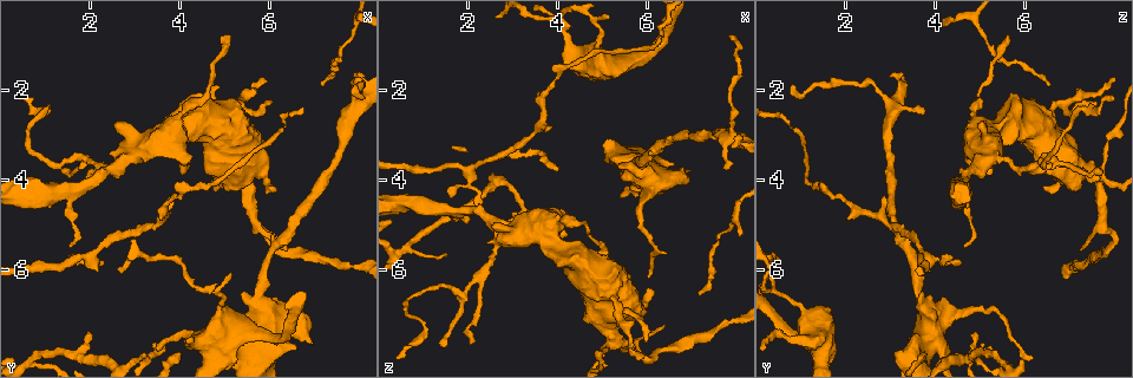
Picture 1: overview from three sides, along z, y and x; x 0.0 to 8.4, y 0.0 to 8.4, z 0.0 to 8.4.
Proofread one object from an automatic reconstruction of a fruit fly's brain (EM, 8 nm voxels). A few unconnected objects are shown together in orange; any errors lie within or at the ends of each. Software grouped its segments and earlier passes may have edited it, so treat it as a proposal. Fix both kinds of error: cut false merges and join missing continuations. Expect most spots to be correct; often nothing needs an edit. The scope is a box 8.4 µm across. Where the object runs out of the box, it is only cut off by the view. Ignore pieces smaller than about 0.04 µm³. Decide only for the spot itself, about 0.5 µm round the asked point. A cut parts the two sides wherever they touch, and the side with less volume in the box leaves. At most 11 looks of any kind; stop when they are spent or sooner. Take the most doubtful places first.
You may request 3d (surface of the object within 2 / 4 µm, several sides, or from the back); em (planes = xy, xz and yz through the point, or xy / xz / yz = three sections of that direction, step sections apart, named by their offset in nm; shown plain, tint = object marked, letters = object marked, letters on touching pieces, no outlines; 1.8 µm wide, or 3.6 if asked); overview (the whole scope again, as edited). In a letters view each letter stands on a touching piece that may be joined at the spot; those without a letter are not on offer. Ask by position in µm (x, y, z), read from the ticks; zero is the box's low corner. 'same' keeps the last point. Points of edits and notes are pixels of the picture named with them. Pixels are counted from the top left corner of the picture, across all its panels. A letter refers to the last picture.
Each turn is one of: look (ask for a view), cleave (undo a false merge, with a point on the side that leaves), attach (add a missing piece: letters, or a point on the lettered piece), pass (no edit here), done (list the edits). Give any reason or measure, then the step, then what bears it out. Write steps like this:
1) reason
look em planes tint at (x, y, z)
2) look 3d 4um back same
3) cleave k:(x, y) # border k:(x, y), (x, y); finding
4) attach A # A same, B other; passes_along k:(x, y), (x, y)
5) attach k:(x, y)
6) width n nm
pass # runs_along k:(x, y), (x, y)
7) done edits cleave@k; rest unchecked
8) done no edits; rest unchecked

tapers out
look em yz step 16 letters at (3.65, 7.70, 5.30)

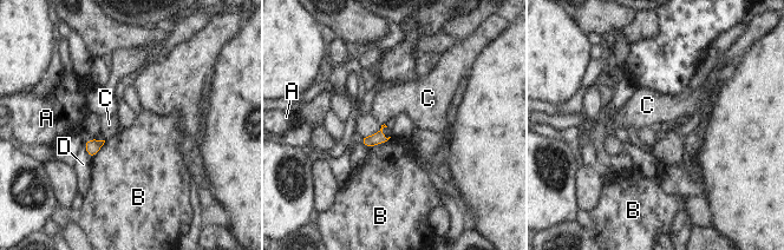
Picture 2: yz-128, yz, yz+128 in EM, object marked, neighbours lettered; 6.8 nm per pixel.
longest_contact B 180 nm
pass # A other, B other, C other, D other; border 2:(391, 137), (368, 147); none of them fits

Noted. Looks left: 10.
look em planes letters at (2.00, 7.35, 4.90)

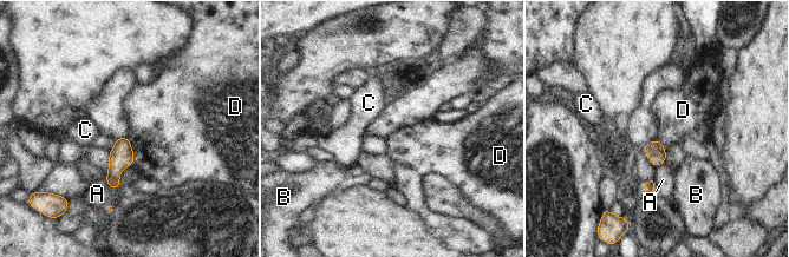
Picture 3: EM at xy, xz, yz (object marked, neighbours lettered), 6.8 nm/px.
pass # A other, B other, C other, D other; border 3:(126, 138), (131, 146), (134, 164); no lettered piece goes on from it

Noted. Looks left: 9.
tapers out
look em planes tint at (2.05, 3.90, 7.65)

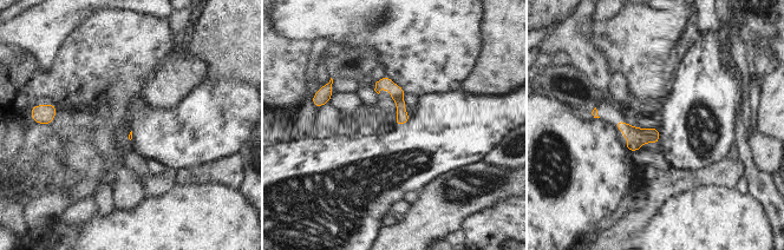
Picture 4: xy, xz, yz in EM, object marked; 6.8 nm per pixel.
what lies round it
look em planes letters same

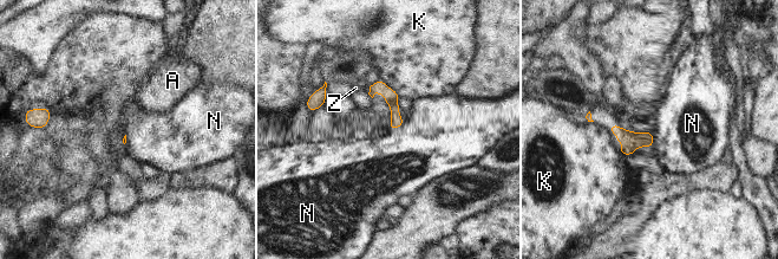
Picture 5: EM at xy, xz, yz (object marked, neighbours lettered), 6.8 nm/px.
pass # A other, K other, N other, Z other; runs_along 5:(379, 83), (392, 98), (397, 124); none of them fits

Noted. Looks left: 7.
an open end
look em planes letters at (6.00, 2.30, 7.65)

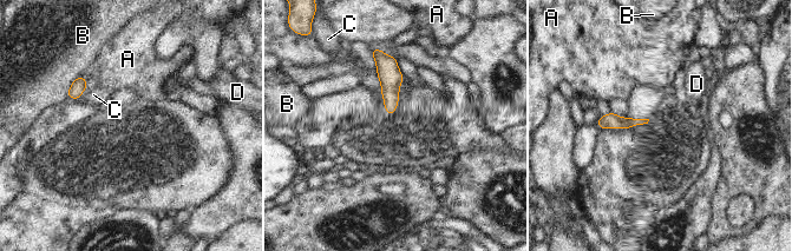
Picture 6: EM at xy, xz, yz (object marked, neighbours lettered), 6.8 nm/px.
pass # A other, B other, C other, D other; runs_along 6:(378, 54), (390, 74), (388, 112); none of them fits

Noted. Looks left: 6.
done no edits; rest unchecked

